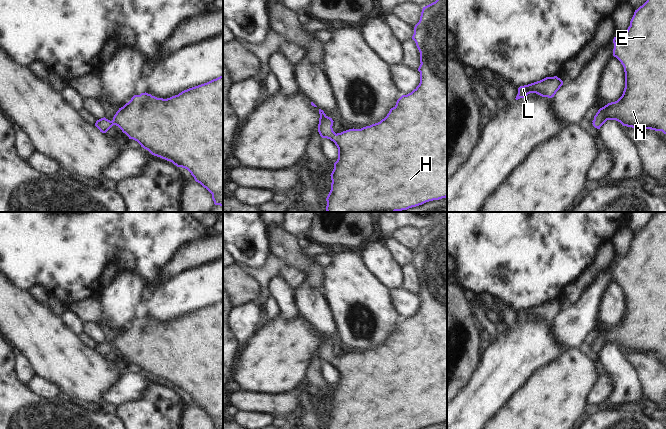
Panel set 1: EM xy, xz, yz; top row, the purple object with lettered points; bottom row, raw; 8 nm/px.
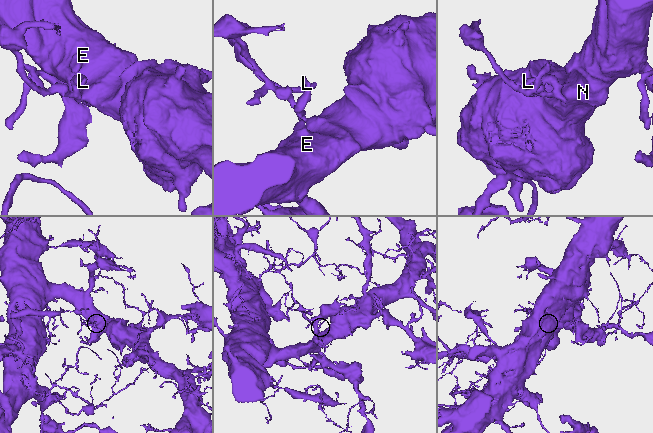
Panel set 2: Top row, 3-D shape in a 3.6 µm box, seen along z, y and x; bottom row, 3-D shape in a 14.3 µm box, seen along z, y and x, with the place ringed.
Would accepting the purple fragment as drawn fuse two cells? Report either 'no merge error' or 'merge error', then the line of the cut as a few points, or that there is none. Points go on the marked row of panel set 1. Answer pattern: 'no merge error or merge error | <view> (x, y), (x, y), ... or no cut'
no merge error | no cut

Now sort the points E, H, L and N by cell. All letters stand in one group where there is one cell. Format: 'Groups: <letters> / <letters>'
Groups: E H L N

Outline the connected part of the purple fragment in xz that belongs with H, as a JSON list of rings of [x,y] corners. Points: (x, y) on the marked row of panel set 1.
[[[436,0],[423,7],[420,20],[414,27],[412,39],[420,52],[421,64],[418,68],[420,83],[411,93],[402,95],[384,119],[361,129],[353,128],[336,134],[332,128],[334,122],[332,118],[319,109],[318,132],[322,138],[333,141],[338,148],[338,159],[334,163],[334,169],[330,175],[332,180],[331,190],[326,198],[327,212],[396,212],[447,197],[447,0]]]

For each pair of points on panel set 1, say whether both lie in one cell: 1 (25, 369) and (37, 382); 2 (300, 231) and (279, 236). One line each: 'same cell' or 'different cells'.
1: different cells
2: different cells

